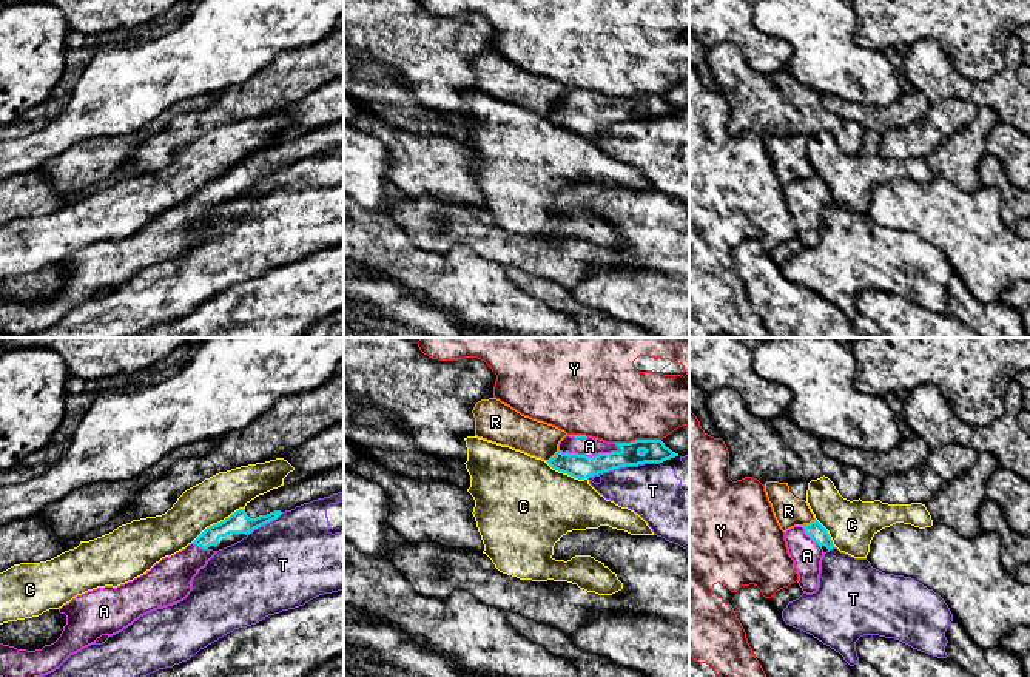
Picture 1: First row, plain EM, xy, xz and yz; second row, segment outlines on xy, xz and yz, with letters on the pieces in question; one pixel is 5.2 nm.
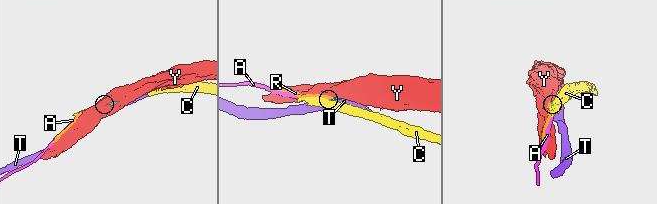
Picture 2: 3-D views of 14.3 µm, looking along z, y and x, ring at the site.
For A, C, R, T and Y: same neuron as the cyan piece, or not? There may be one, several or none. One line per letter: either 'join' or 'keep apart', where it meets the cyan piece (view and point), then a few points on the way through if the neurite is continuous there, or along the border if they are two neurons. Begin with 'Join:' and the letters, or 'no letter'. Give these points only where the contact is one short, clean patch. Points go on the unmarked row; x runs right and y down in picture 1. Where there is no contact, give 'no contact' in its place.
Join: A
A: join; meets cyan in xz at (591, 111)
C: keep apart; meets cyan in xy at (218, 178); border along xy (244, 162), (207, 181), (191, 196)
R: keep apart; meets cyan in xz at (552, 111); border along xz (558, 105), (548, 116)
T: keep apart; meets cyan in xz at (623, 121)
Y: keep apart; meets cyan in xz at (637, 94)

